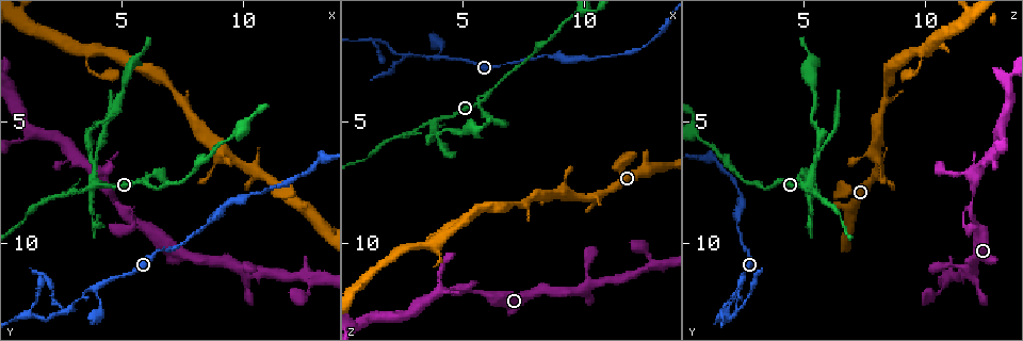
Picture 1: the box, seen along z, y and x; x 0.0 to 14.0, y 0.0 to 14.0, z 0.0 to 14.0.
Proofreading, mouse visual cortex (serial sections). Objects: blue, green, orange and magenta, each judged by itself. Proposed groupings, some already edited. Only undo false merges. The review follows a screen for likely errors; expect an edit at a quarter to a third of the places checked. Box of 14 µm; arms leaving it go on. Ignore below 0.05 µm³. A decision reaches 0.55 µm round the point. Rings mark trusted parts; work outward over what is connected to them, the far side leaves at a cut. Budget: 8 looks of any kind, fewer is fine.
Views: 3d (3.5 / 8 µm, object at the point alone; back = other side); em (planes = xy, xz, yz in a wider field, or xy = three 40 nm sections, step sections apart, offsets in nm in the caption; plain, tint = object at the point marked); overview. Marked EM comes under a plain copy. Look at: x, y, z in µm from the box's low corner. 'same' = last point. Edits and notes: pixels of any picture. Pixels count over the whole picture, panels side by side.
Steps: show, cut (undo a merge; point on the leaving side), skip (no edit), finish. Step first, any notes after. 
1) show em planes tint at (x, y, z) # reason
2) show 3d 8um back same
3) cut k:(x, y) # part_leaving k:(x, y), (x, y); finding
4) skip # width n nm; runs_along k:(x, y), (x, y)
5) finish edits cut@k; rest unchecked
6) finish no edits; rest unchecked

show 3d 8um at (5.4, 9.0, 11.9) # narrows sharply

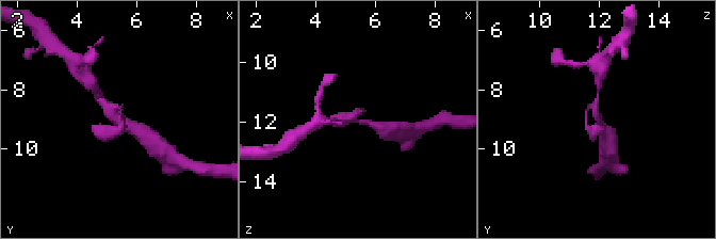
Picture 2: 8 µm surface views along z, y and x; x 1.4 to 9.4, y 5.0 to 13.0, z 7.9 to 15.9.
show em xy step 2 tint at (5.4, 9.0, 11.9) # arms 3; arm_widths 200, 250, 350 nm

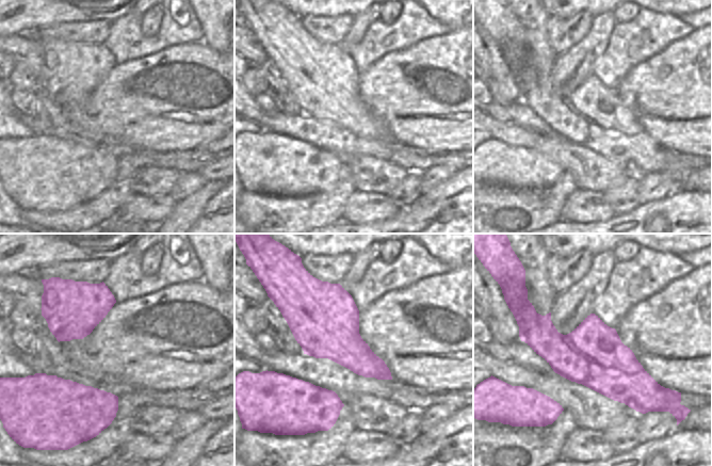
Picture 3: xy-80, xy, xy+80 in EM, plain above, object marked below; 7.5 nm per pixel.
skip # runs_along 2:(145, 133), (113, 117), (99, 96); all the same cell

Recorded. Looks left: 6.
show 3d 3.5um at (3.9, 11.8, 2.4) # three-way junction

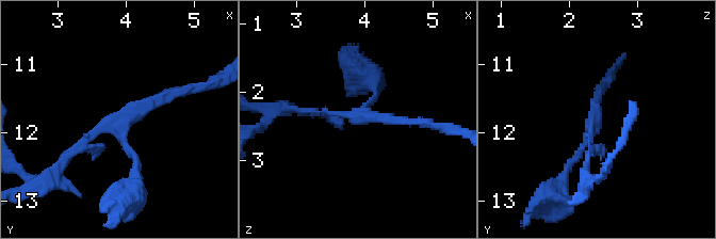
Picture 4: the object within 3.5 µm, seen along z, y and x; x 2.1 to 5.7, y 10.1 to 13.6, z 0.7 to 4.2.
show em xy step 2 tint at (3.95, 11.80, 2.40)

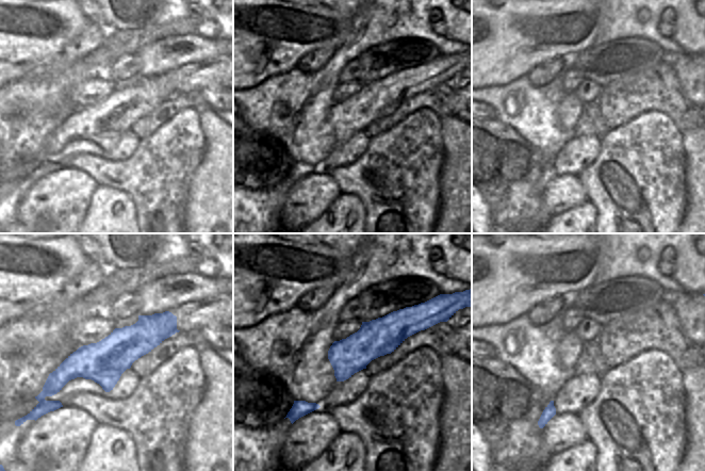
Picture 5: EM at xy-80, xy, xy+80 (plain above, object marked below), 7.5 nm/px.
skip # runs_along 5:(174, 319), (51, 383); all the same cell

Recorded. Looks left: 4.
show 3d 8um at (1.3, 13.0, 1.7) # abrupt turn

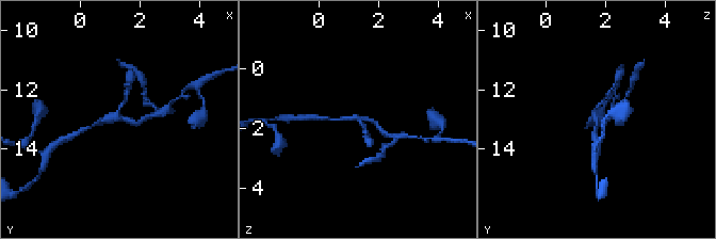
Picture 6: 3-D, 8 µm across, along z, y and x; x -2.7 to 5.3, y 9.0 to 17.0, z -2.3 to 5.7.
show 3d 3.5um at (1.3, 12.9, 1.7)

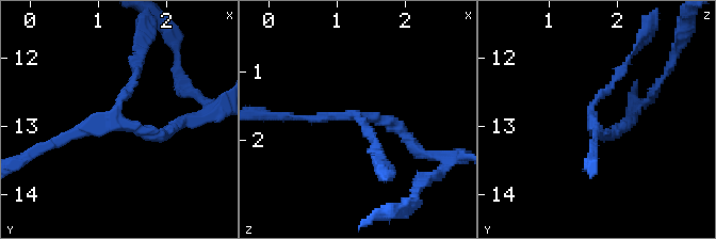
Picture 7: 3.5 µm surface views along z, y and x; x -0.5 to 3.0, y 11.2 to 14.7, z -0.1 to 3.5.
show em xy step 2 tint at (1.30, 12.95, 1.65) # now the EM

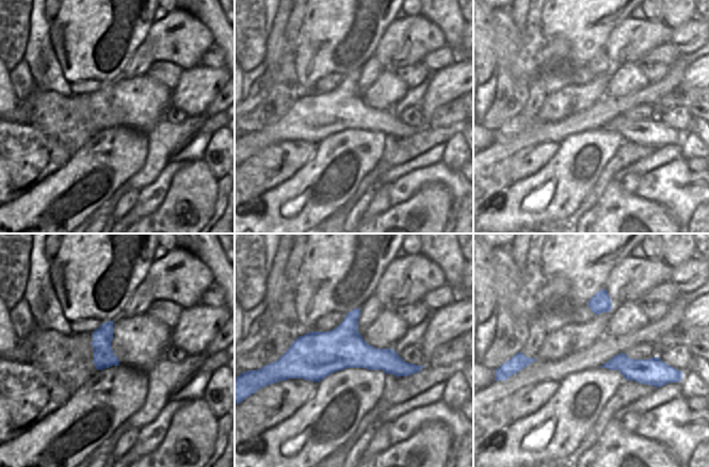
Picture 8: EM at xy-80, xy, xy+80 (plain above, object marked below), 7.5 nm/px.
skip # one cell here

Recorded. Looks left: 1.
finish no edits; rest unchecked

